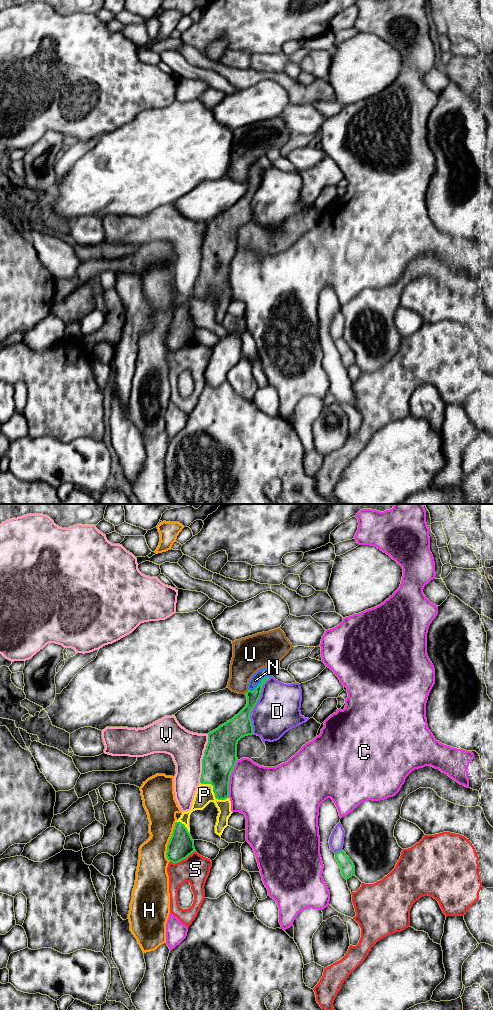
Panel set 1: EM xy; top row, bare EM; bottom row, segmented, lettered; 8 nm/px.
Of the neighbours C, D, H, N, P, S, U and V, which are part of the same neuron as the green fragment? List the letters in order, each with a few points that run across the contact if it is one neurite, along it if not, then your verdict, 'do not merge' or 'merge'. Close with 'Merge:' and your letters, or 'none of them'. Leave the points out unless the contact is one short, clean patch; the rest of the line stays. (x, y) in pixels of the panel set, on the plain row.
C: do not merge
D: do not merge
H: do not merge
N: line xy (253, 184), (255, 176), (261, 170), (255, 168); merge
P: merge
S: do not merge
U: line xy (248, 177), (244, 181); do not merge
V: do not merge
Merge: N, P

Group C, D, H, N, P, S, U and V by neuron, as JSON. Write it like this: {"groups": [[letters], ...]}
{"groups": [["C"], ["D"], ["H"], ["N", "P"], ["S"], ["U"], ["V"]]}

